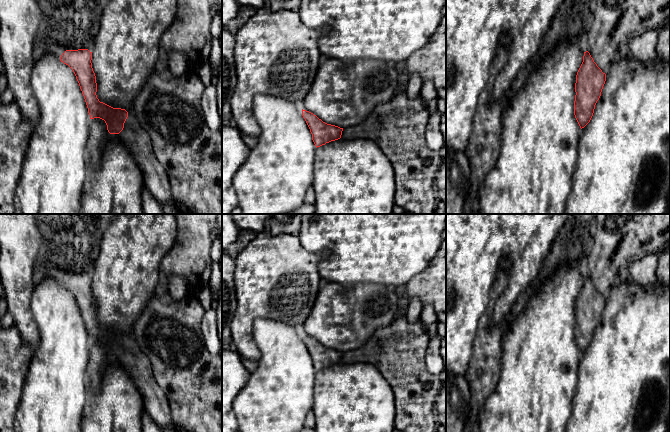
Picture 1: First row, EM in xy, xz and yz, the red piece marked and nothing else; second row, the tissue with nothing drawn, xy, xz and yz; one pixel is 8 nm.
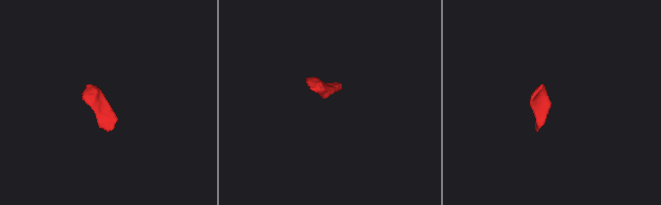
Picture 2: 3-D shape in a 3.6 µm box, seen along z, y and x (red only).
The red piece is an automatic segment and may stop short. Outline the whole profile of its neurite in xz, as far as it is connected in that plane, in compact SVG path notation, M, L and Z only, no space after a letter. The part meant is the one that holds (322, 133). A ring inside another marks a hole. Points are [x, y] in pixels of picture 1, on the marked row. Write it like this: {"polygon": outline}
{"polygon": "M303 109L302 116L310 129L316 148L341 138L343 128L327 124L313 113Z"}

